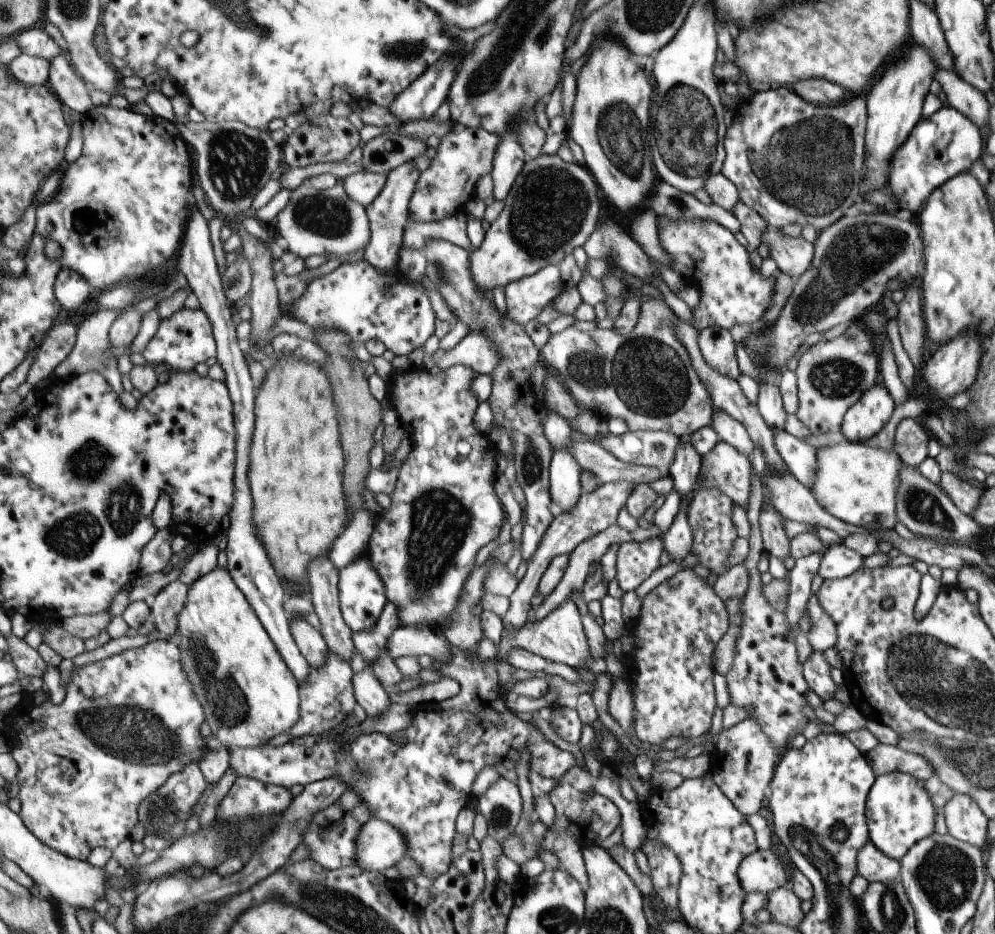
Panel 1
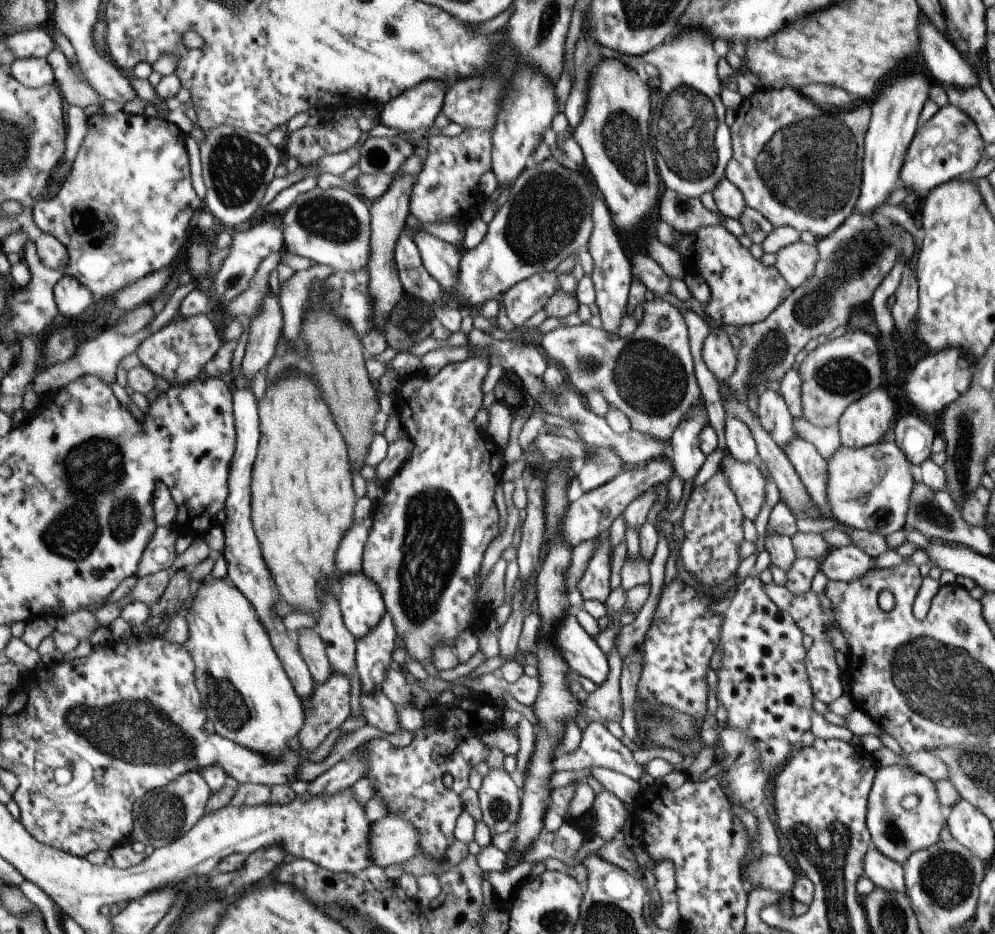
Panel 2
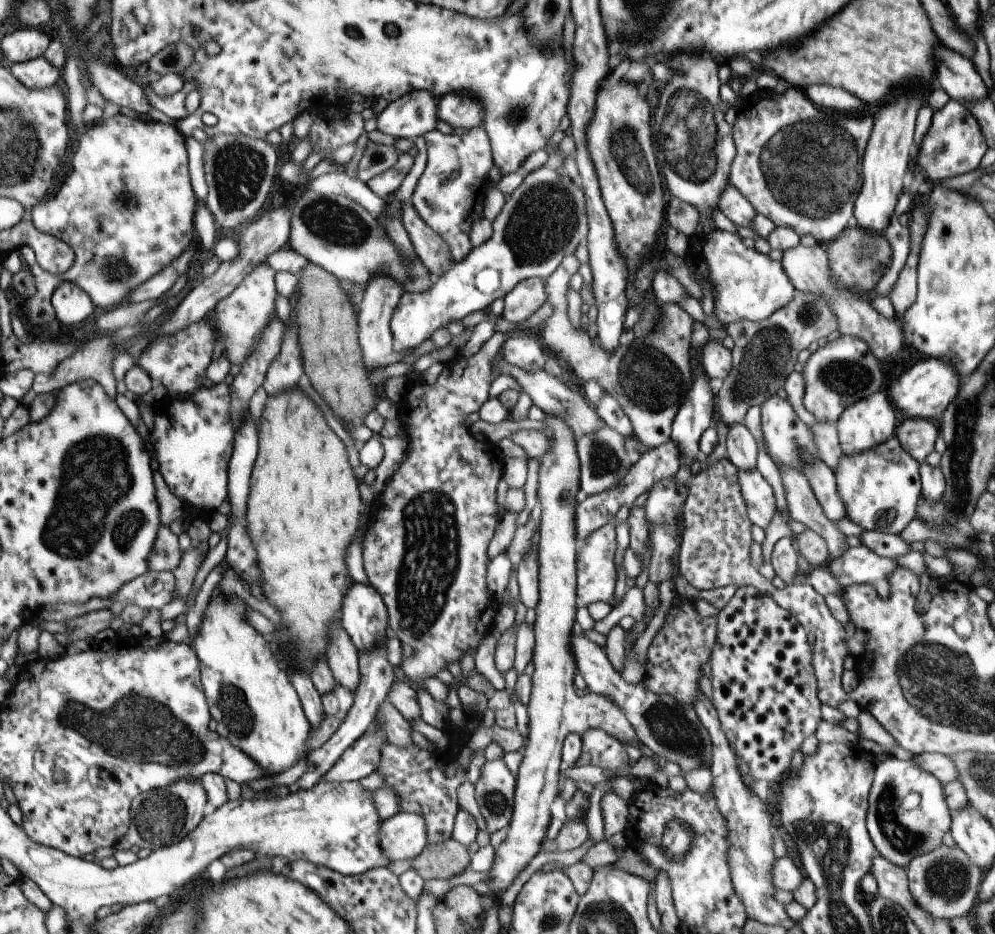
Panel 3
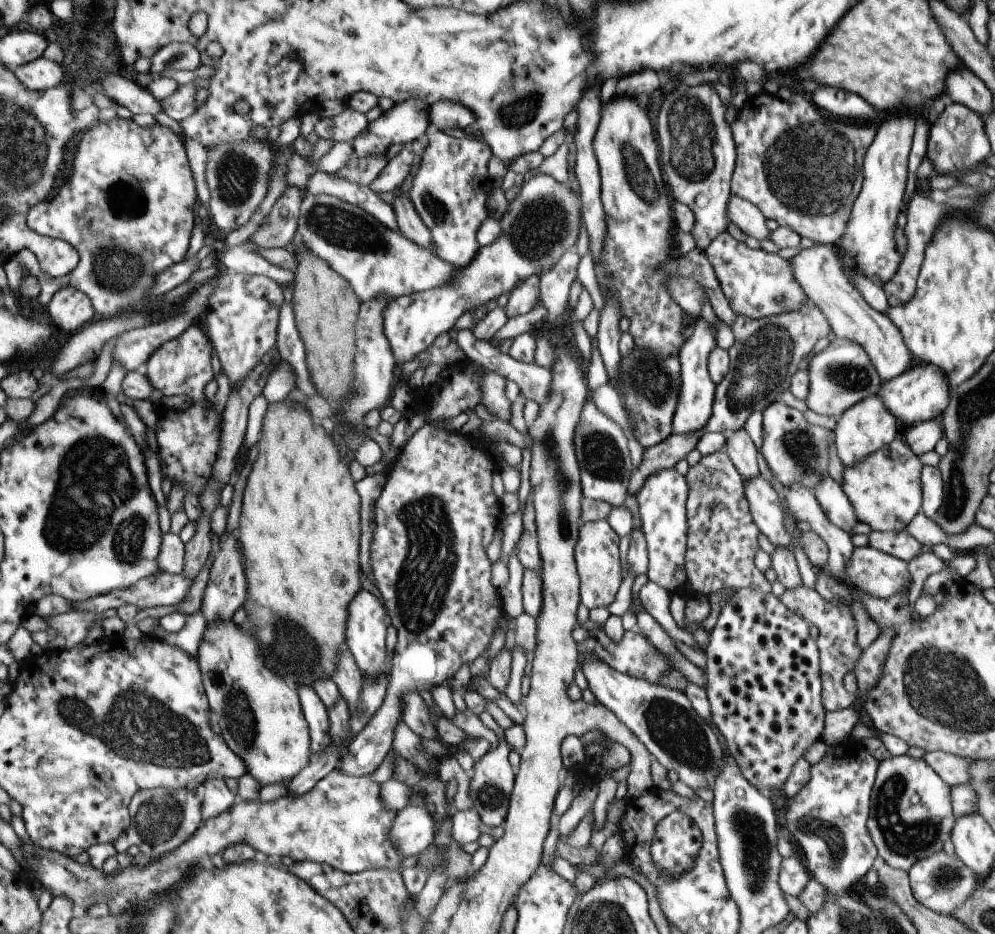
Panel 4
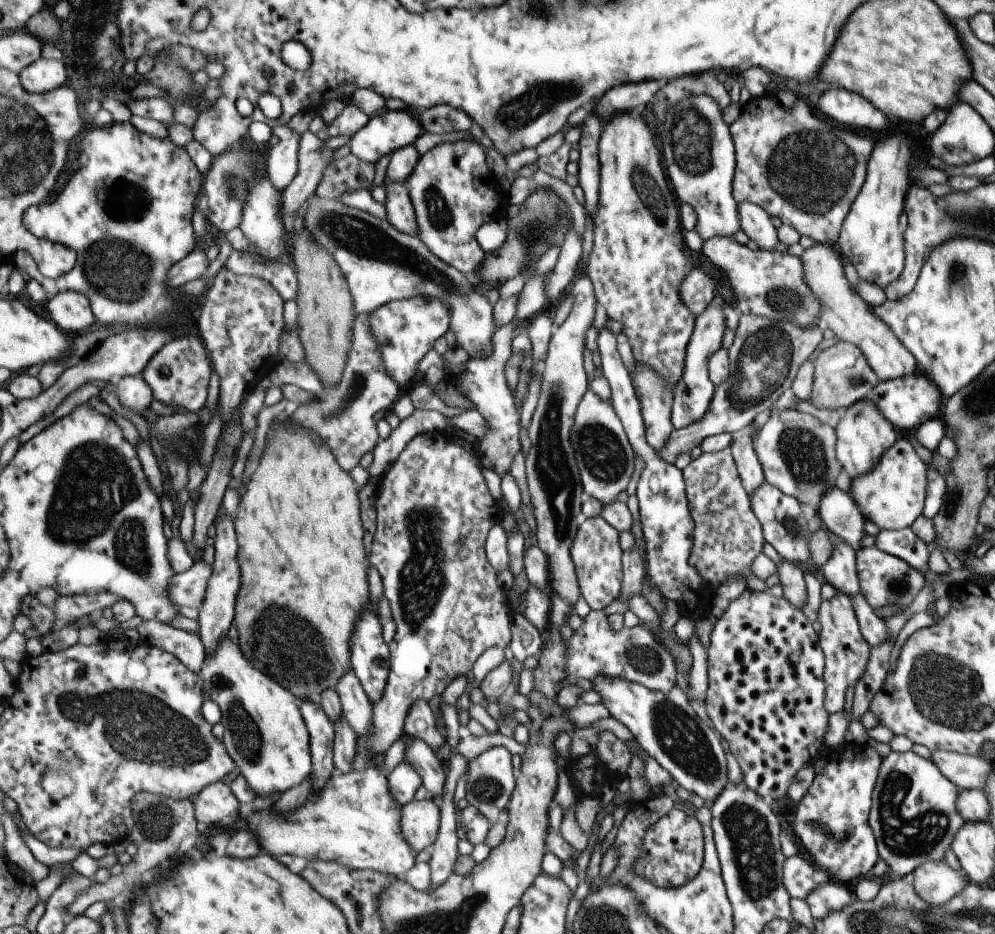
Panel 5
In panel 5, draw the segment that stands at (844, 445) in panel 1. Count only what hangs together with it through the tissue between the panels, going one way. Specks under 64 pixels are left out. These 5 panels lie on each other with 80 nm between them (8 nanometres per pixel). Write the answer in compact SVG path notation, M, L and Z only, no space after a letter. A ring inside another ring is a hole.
M908 438L895 439L869 472L850 478L848 494L865 520L873 522L880 530L899 530L908 527L922 514L926 497L926 469Z

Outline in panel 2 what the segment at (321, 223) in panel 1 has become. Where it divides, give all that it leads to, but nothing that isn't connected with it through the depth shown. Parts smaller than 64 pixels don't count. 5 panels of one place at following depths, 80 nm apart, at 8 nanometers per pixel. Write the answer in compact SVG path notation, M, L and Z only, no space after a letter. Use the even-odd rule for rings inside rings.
M346 188L314 189L301 193L280 215L285 250L312 258L335 271L355 272L368 266L372 258L372 216L370 205Z

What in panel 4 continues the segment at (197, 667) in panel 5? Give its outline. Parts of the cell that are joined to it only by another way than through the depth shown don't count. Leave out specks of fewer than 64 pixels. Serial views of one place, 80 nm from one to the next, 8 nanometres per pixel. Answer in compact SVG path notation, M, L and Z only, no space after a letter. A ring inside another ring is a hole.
M201 610L185 616L186 624L178 633L170 633L158 626L153 636L165 641L168 645L178 646L198 660L201 639L208 629L208 620Z

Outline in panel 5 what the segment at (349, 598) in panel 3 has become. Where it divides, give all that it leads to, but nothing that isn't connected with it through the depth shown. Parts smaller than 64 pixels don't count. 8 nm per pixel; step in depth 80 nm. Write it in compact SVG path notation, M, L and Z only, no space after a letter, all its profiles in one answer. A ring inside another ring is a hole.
M371 604L371 607L367 607L360 614L350 642L352 667L374 704L384 695L390 671L390 645L383 638L383 623L384 620L373 610Z

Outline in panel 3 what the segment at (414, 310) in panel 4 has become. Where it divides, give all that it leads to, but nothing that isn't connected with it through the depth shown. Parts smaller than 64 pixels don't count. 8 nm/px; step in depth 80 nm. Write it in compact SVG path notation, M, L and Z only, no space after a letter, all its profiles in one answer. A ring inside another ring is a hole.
M541 165L539 168L529 172L528 174L523 174L522 183L510 194L509 199L505 202L505 205L502 208L502 211L498 214L495 220L492 222L494 233L493 236L483 244L483 246L478 246L474 248L471 253L469 253L462 261L447 271L439 280L438 283L432 288L428 293L410 293L405 291L403 298L400 300L397 310L394 312L392 318L392 333L394 336L395 343L399 347L405 348L415 348L416 346L421 346L427 338L433 336L435 330L439 328L448 328L448 324L451 321L458 321L462 318L465 318L467 314L475 312L475 310L483 311L484 308L487 308L491 302L495 302L497 298L505 298L520 282L527 280L531 277L539 277L540 279L546 278L552 274L553 271L559 266L561 259L565 255L573 255L573 251L577 248L577 245L581 241L587 240L588 234L588 221L587 221L587 208L586 200L584 196L584 189L581 188L581 185L578 183L578 180L572 180L567 177L565 173L560 173L557 169L549 168L549 166Z

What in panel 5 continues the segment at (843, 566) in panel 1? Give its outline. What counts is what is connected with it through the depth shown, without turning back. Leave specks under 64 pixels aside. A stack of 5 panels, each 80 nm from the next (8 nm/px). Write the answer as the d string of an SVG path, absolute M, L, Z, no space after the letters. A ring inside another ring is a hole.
M875 545L861 547L854 552L860 593L872 609L898 604L905 609L924 584L924 578L904 560L879 550Z

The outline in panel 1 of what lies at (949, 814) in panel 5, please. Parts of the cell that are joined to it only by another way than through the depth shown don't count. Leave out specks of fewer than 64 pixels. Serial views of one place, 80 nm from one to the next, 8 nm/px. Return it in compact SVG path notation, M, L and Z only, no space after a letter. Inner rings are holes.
M900 772L876 776L864 810L868 840L879 852L898 861L914 842L934 832L936 810L922 781Z

